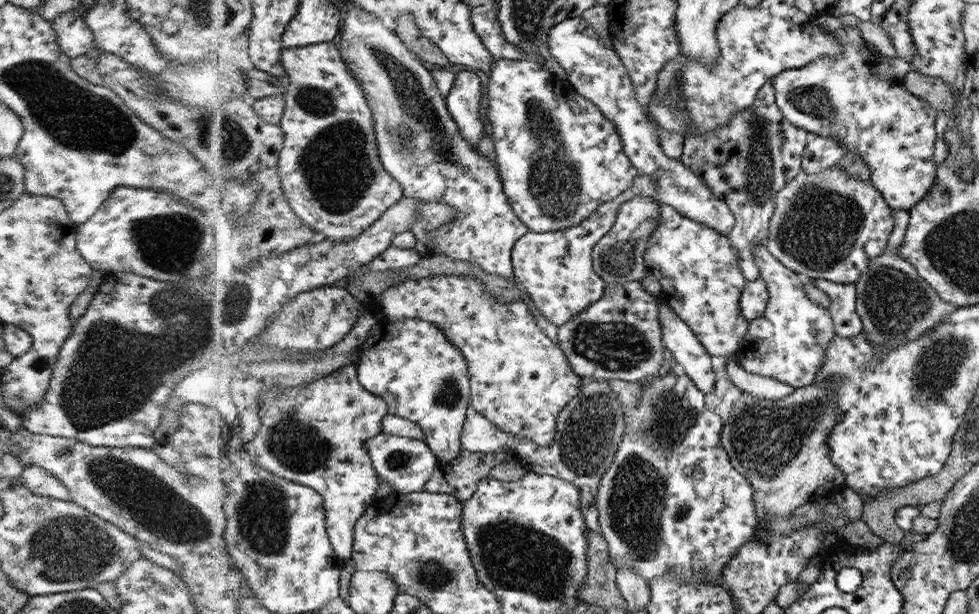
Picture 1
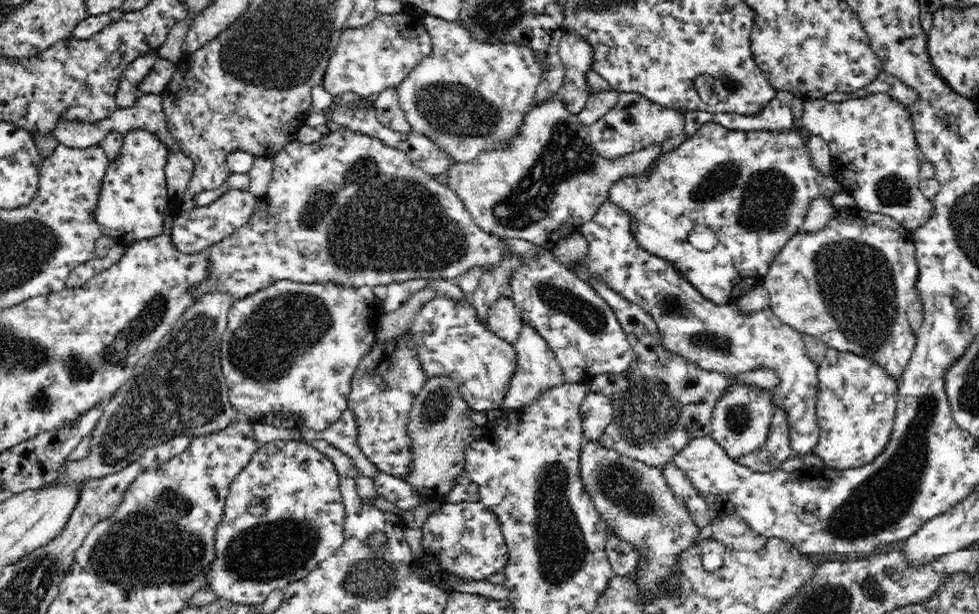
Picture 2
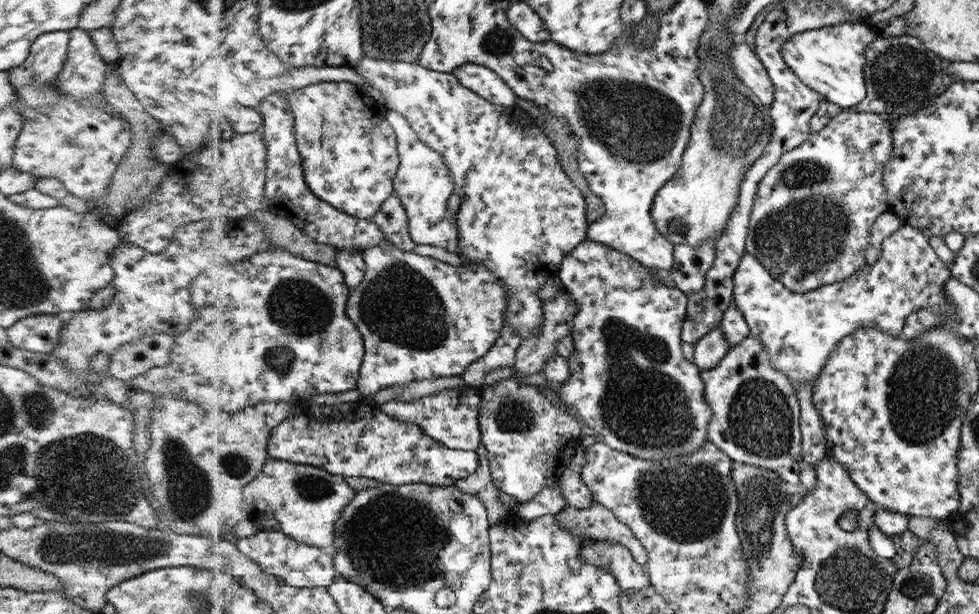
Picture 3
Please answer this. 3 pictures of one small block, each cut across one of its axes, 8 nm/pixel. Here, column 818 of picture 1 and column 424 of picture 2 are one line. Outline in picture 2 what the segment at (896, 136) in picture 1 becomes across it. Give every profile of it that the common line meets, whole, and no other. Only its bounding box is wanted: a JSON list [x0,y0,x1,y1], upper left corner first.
[394,14,541,163]

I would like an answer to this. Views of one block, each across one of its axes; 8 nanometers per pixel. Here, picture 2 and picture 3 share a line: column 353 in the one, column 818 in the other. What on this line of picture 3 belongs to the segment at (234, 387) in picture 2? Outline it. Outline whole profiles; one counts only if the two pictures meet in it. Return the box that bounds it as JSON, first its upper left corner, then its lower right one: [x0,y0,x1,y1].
[732,226,955,394]

